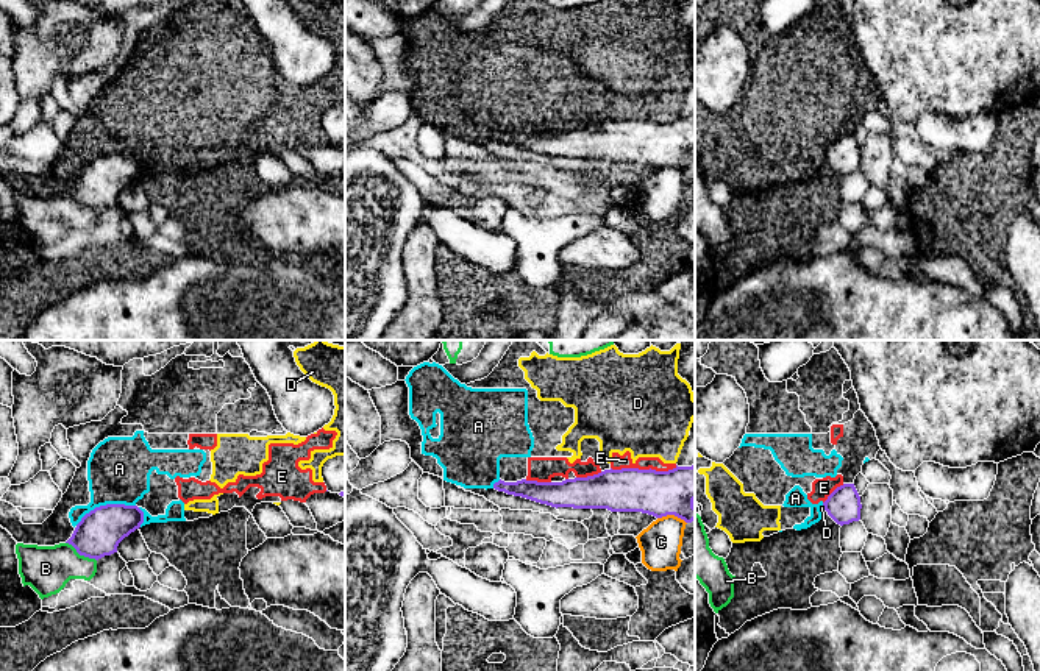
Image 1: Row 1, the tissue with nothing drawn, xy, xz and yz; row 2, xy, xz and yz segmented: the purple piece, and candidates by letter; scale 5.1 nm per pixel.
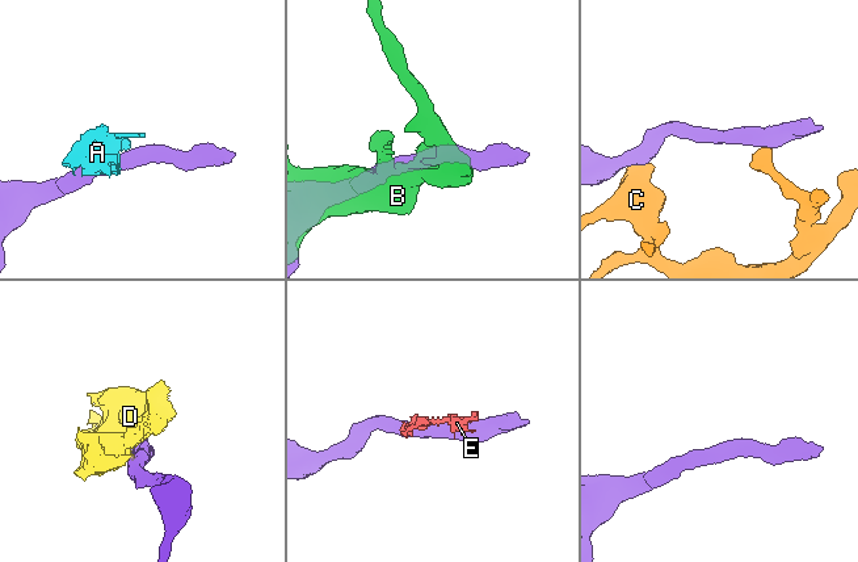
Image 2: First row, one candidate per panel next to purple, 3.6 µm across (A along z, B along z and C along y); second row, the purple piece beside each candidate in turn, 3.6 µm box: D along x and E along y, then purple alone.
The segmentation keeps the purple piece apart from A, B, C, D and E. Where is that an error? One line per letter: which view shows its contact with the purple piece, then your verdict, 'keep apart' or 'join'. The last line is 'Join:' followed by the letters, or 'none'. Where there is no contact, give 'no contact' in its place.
A: xy | keep apart
B: xy | keep apart
C: xz | keep apart
D: yz | keep apart
E: xz | keep apart
Join: none

